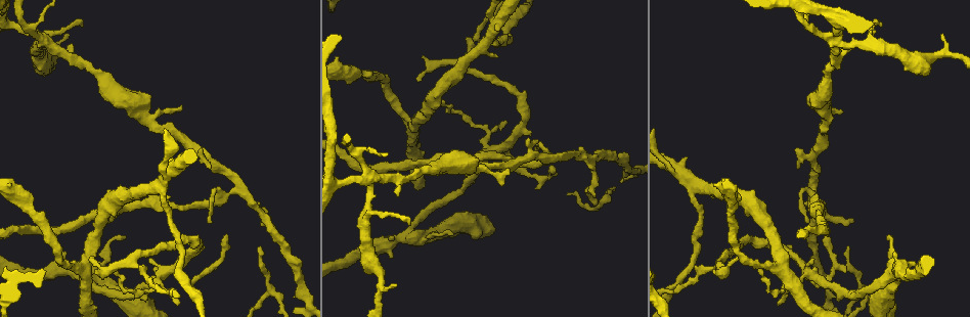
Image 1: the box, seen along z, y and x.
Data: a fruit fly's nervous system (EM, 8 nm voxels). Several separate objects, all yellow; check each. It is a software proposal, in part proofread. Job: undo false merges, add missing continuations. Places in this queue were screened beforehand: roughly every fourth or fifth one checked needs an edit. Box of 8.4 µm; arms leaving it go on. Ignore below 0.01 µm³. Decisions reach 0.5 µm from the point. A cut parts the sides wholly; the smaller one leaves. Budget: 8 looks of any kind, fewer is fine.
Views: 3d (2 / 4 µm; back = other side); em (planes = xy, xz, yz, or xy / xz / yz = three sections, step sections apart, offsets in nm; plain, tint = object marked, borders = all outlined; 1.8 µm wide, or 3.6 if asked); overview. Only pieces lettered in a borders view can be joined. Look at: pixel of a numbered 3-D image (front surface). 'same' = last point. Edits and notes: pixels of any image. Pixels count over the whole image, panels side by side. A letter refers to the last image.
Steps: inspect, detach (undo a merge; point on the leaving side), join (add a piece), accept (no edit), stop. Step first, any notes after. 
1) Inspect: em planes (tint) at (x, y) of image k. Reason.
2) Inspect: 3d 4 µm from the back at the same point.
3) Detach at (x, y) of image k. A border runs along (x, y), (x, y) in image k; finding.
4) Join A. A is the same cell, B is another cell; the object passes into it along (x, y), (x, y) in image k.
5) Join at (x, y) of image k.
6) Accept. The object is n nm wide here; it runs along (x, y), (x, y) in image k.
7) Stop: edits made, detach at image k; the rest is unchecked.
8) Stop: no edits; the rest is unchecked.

Inspect: em 3.6 µm yz step 8 (tint) at (488, 37) of image 1. Calibre changes.

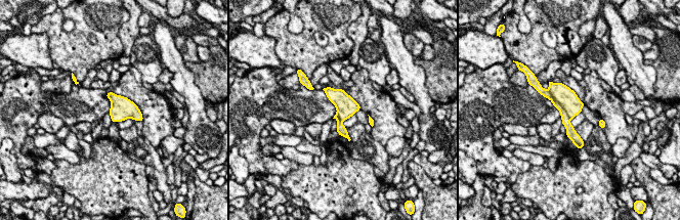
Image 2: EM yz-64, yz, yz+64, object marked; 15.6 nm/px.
Inspect: em 3.6 µm xy step 16 (borders) at the same point. Another direction.

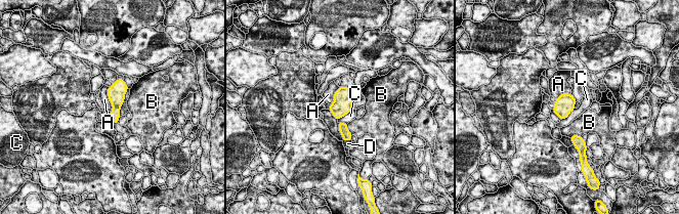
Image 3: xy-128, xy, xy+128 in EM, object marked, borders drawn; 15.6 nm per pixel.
Detach at (115, 113) of image 3. A, B, C and D are other cells; two neurons meet here.

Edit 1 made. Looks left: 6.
Inspect: 3d 2 µm at (852, 218) of image 1. Thin end.

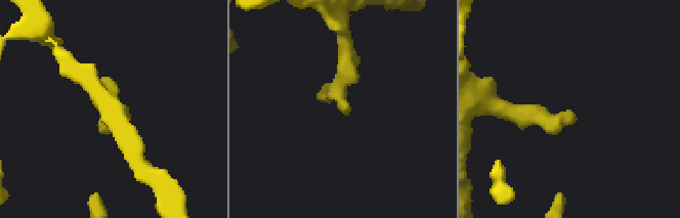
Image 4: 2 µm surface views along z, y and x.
Inspect: em xy step 4 (borders) at (346, 106) of image 4. Now the EM.

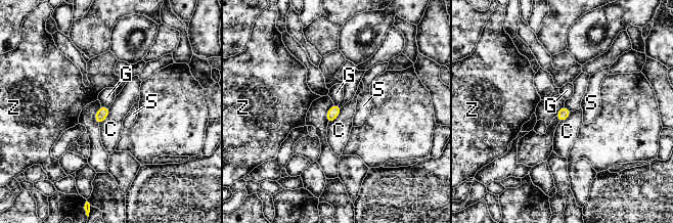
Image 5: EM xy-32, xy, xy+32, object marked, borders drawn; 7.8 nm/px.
Accept. C, G, S and Z are other cells; a border runs along (341, 107), (340, 114), (328, 123) in image 5; none of them fits.

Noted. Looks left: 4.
Inspect: 3d 2 µm from the back at (813, 261) of image 1.

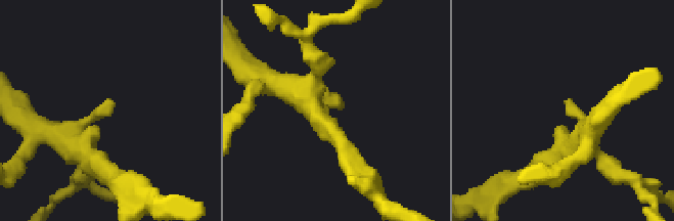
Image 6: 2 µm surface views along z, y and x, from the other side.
Inspect: em planes (borders) at (115, 106) of image 6.

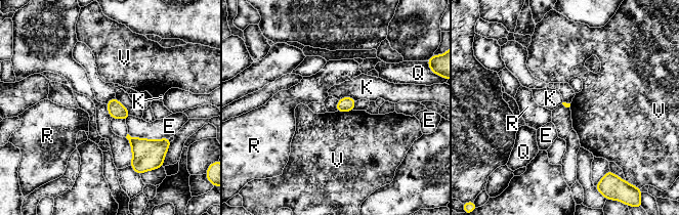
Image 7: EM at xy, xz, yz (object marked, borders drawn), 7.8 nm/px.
Accept. E, K, Q, R and V are other cells; no lettered piece goes on from it.

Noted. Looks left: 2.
Stop: edits made, detach at image 3; the rest is unchecked.

